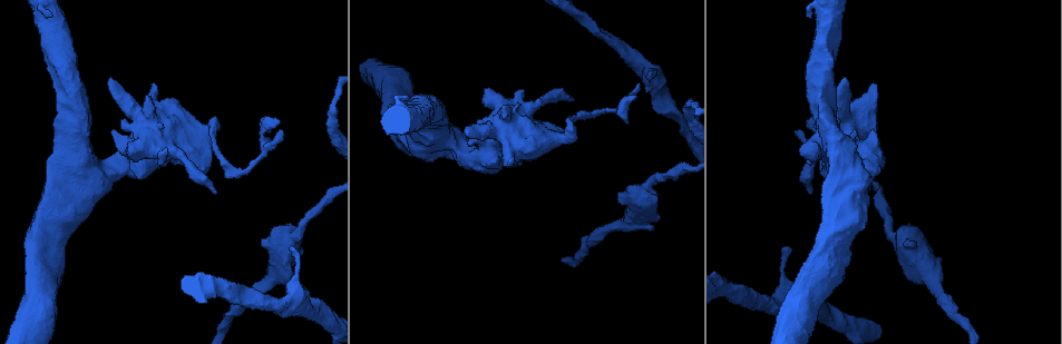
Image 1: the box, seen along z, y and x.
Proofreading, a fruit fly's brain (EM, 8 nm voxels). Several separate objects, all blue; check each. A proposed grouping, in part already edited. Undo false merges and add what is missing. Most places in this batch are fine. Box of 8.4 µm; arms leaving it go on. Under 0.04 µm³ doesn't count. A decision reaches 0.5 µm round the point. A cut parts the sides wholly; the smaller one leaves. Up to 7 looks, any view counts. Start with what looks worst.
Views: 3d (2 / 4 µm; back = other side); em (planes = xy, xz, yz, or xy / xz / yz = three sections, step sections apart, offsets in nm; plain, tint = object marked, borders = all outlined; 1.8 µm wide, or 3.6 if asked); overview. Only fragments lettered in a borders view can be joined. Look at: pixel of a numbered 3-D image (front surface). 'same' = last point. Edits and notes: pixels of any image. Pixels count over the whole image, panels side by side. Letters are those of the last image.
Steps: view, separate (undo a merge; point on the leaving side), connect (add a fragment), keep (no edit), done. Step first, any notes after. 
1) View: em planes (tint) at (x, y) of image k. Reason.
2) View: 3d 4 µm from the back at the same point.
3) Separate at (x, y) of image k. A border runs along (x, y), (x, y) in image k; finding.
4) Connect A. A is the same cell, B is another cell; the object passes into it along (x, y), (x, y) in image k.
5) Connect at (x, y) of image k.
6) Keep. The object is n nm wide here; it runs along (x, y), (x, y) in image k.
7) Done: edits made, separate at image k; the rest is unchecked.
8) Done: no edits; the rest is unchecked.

View: em xz step 4 (tint) at (648, 78) of image 1. An open end.

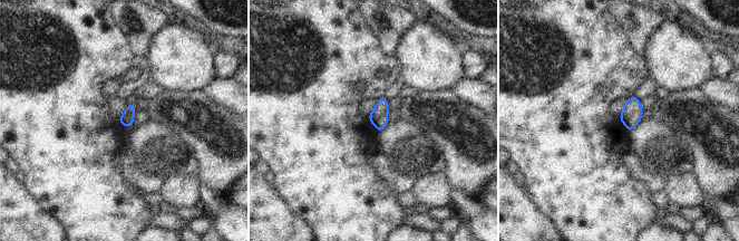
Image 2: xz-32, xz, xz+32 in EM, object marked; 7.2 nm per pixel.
View: em xz step 4 (borders) at the same point.

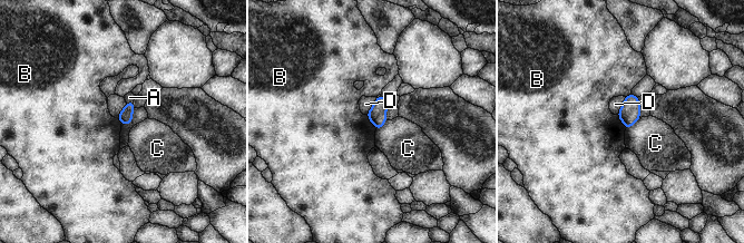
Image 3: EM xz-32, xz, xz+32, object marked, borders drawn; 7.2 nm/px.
Connect A. A is the same cell, B, C and D are other cells; the object passes into it along (125, 116), (129, 101), (129, 97) in image 3; the neuron continues.

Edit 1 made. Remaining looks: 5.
View: em xz step 4 (borders) at (846, 80) of image 1.

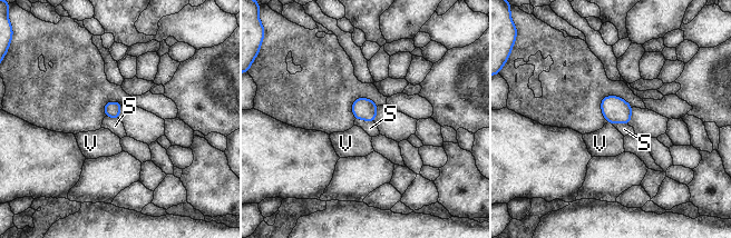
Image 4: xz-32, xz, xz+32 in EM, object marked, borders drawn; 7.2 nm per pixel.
Keep. S and V are other cells; a border runs along (356, 118), (373, 122) in image 4; none of them fits.

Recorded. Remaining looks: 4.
View: 3d 4 µm at (563, 137) of image 1. Sharp bend.

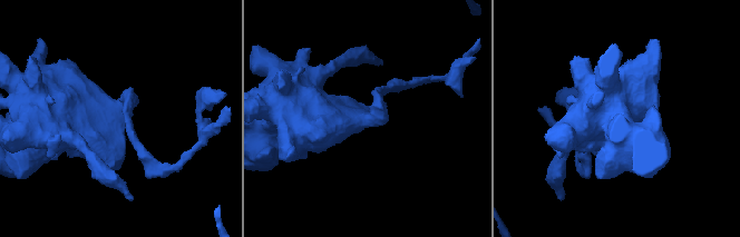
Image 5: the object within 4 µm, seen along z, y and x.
View: em 3.6 µm xy step 8 (tint) at (117, 109) of image 5. Now the EM.

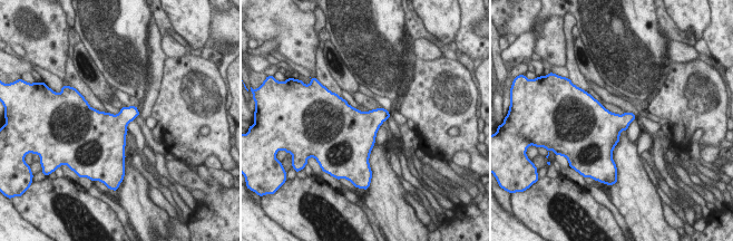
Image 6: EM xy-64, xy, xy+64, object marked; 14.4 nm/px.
View: em 3.6 µm planes (borders) at the same point.

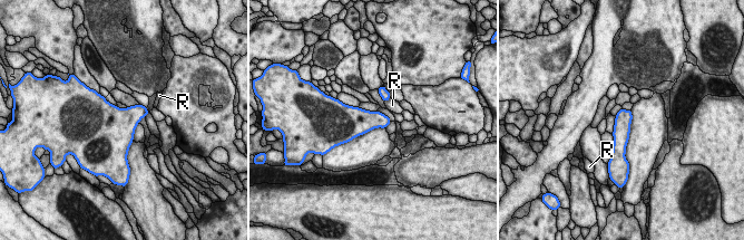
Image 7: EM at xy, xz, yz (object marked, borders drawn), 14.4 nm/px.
Keep. R is another cell; a border runs along (390, 97), (384, 102) in image 7; all the same neuron.

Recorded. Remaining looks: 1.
Done: edits made, connect at image 3; the rest is unchecked.

